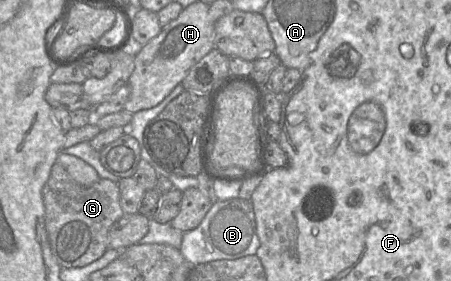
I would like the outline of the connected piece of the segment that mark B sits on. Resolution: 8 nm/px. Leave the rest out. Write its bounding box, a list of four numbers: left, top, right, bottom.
[179,197,260,265]

